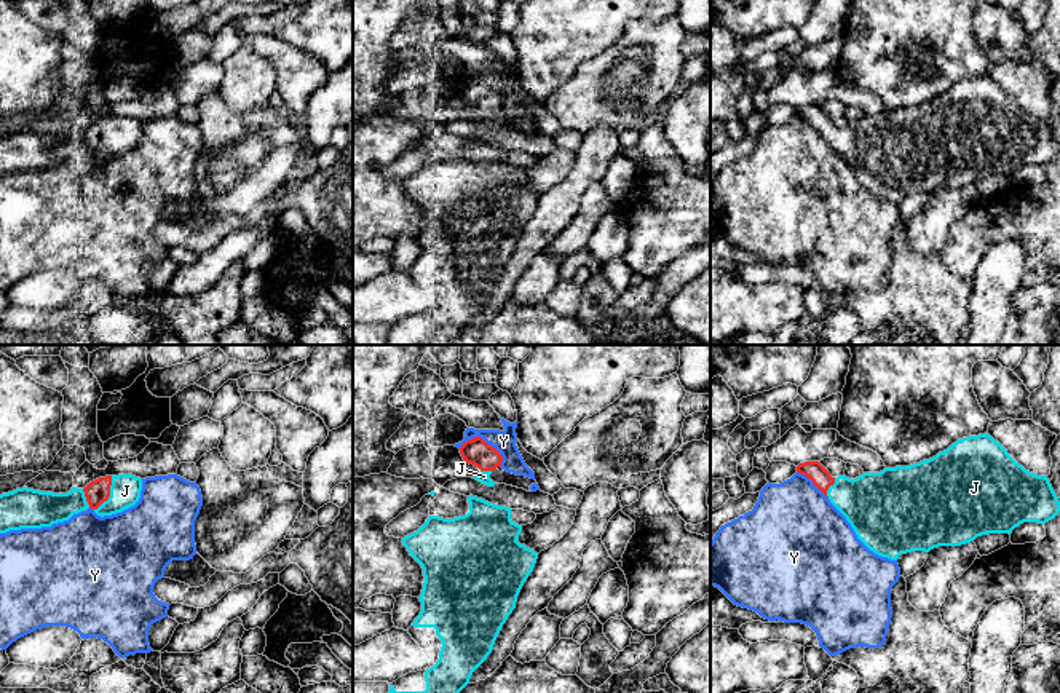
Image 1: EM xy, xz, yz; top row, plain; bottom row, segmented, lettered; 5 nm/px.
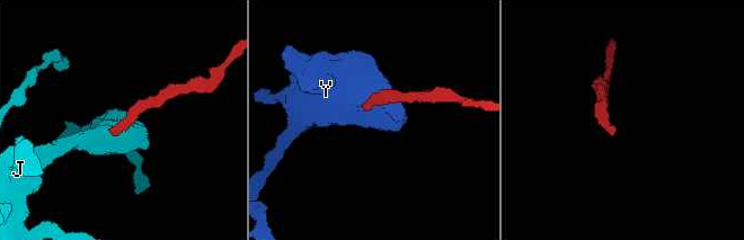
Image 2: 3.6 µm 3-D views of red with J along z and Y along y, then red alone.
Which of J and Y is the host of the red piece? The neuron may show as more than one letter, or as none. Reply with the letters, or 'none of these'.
J

